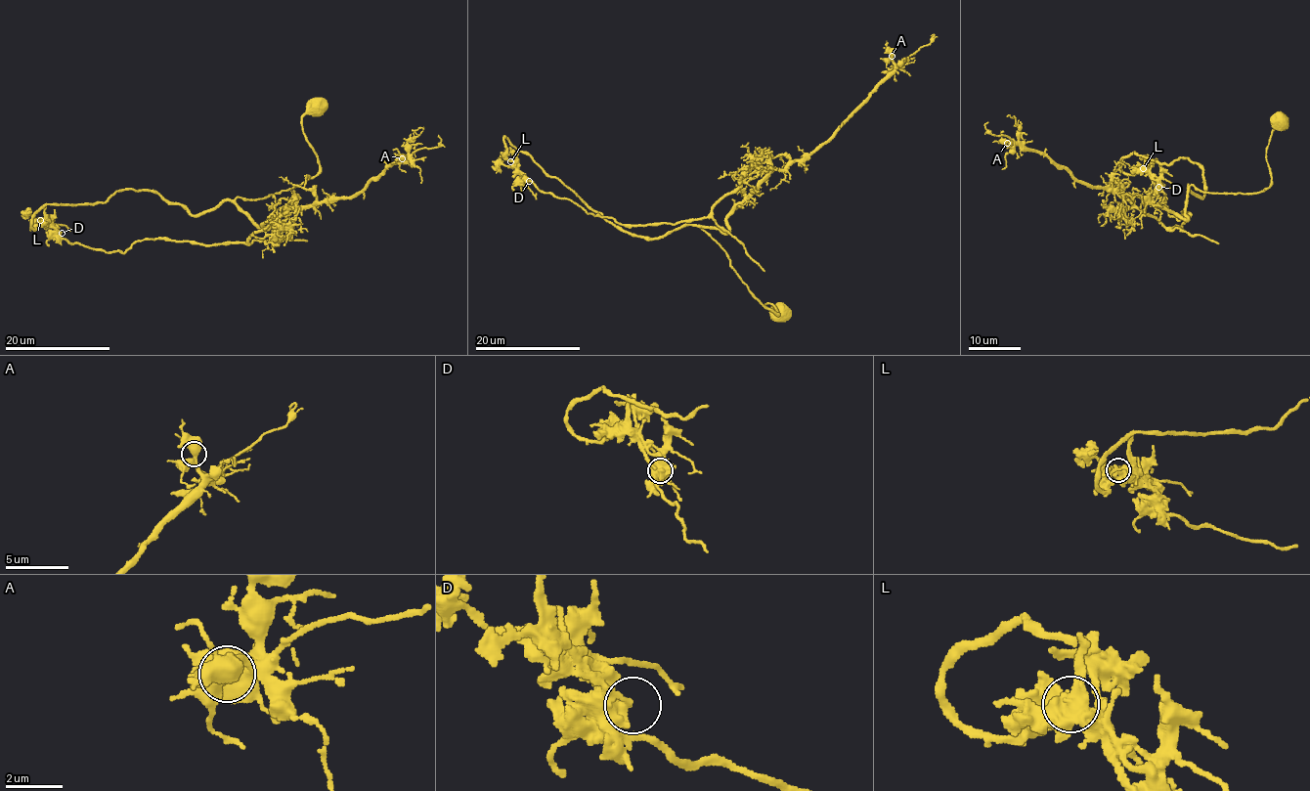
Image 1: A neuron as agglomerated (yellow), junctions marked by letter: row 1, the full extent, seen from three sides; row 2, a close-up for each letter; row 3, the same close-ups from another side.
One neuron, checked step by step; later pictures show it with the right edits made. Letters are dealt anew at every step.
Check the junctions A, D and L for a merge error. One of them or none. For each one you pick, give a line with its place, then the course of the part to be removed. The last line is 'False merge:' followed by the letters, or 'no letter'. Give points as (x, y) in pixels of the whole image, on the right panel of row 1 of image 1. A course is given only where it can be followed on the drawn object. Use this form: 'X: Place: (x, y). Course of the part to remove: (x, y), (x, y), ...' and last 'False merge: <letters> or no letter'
L: Place: (1143, 168). Course of the part to remove: (1143, 167), (1170, 215), (1188, 212), (1181, 227), (1138, 208), (1113, 209), (1111, 193)
False merge: L

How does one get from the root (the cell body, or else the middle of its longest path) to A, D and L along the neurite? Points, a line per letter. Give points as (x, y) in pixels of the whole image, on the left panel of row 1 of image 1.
A: (317, 107), (302, 130), (320, 170), (295, 188), (235, 200), (265, 230), (291, 208), (349, 198), (402, 158)
D: (317, 107), (302, 130), (320, 170), (295, 188), (195, 215), (128, 189), (46, 204), (31, 219), (62, 233)
L: (317, 107), (302, 130), (320, 170), (295, 188), (195, 215), (128, 189), (46, 204), (31, 227), (40, 219)

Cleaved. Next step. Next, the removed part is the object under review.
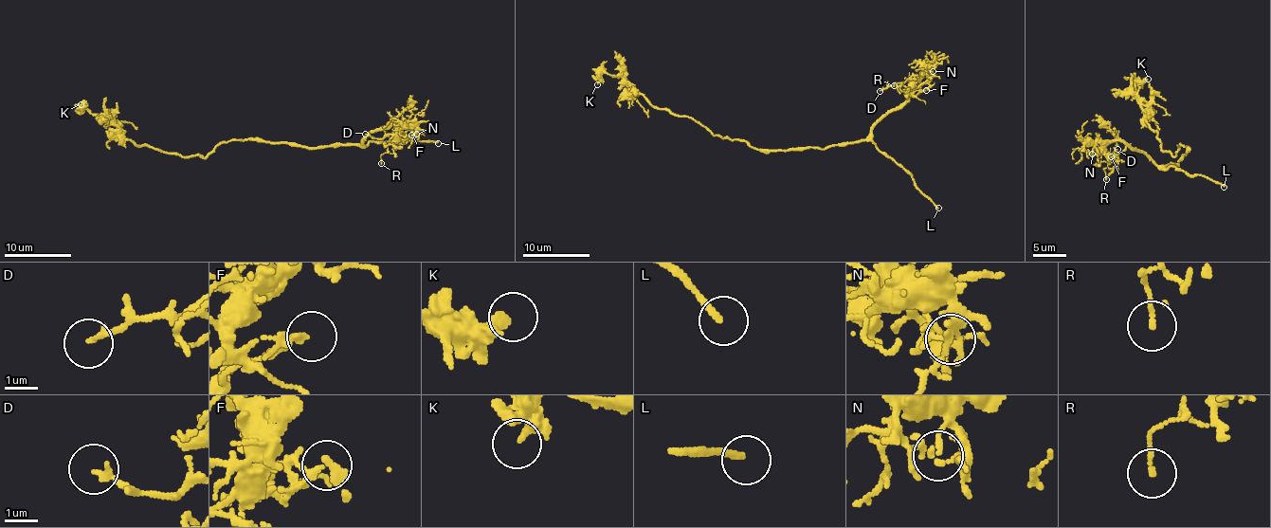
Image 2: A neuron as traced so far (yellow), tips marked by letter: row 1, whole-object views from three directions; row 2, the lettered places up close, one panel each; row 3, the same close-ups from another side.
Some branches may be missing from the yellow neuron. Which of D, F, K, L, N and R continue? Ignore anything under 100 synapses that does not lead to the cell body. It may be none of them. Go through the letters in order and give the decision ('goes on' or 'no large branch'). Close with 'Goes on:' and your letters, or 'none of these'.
D: no large branch
F: no large branch
K: no large branch
L: goes on
N: no large branch
R: no large branch
Goes on: L

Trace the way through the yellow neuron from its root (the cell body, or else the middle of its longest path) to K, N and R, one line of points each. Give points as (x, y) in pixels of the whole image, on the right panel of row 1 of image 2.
K: (1186, 151), (1181, 144), (1173, 155), (1162, 150), (1156, 131), (1145, 118), (1134, 91), (1135, 82), (1148, 79)
N: (1186, 151), (1177, 165), (1173, 163), (1165, 167), (1119, 140), (1098, 142), (1092, 154)
R: (1186, 151), (1177, 165), (1165, 167), (1142, 152), (1125, 148), (1115, 160), (1107, 162), (1106, 179)

